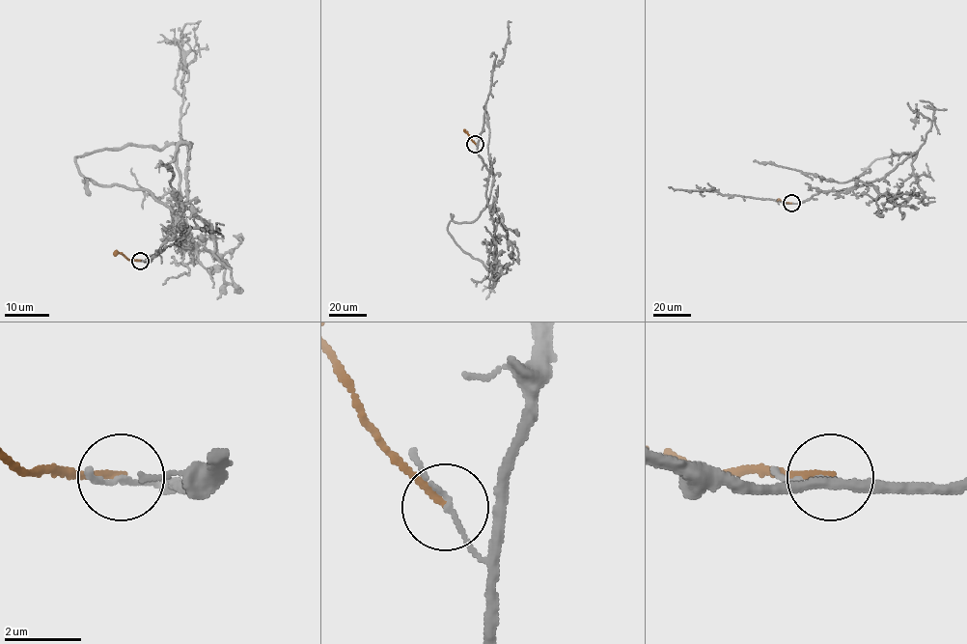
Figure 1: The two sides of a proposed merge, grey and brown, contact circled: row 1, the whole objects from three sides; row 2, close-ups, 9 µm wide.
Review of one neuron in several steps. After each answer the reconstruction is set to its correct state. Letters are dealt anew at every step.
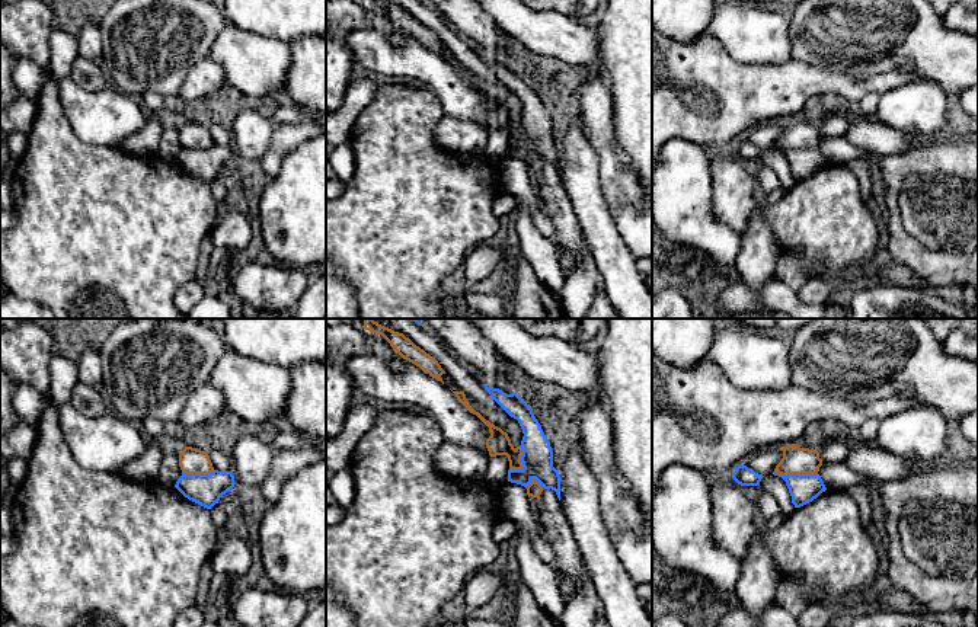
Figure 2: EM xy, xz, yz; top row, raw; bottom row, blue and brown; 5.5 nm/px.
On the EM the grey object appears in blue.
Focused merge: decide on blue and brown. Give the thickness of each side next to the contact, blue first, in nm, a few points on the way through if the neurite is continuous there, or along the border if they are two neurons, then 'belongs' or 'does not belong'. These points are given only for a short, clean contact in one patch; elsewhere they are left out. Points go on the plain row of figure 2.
160 nm thick on the blue side, 150 nm on the other; border along yz (774, 144), (782, 149), (817, 147); does not belong

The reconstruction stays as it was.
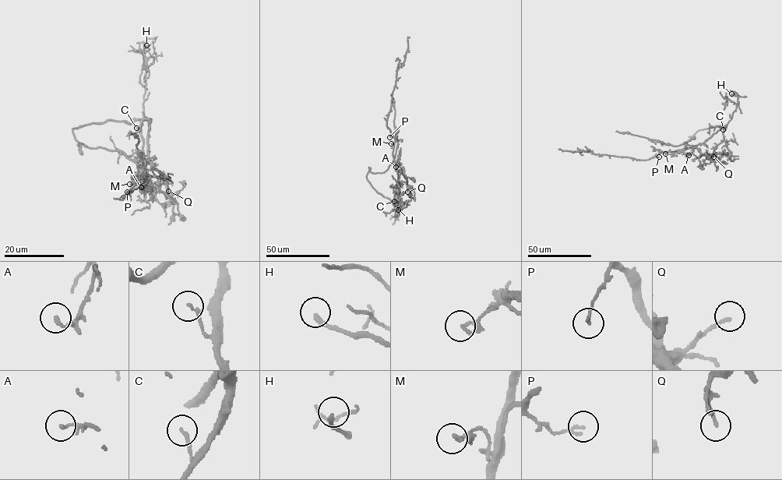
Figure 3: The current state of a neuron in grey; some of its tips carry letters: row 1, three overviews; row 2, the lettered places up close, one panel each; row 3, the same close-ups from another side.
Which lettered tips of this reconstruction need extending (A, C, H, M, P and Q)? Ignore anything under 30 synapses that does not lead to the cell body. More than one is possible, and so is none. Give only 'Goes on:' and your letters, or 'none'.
Goes on: none

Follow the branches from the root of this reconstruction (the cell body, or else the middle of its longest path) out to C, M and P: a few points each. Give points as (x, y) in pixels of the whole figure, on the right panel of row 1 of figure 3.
C: (712, 135), (726, 126), (723, 131), (723, 129)
M: (712, 135), (701, 143), (665, 153)
P: (712, 135), (701, 143), (655, 155), (659, 157)

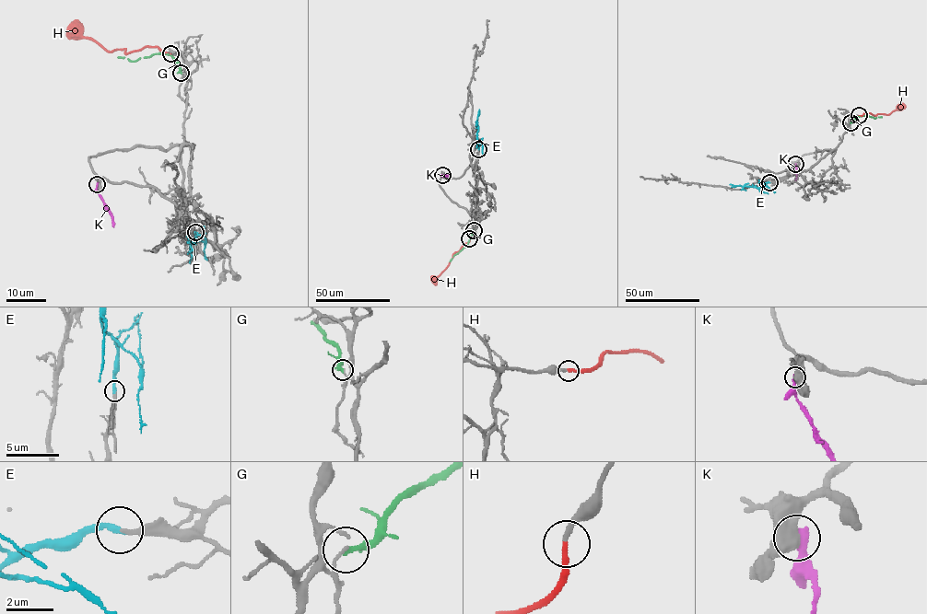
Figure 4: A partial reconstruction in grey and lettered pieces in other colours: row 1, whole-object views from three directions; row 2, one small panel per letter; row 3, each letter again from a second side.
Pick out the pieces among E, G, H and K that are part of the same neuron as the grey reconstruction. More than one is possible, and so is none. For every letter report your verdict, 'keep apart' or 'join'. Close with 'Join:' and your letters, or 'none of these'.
E: join
G: keep apart
H: join
K: keep apart
Join: E, H

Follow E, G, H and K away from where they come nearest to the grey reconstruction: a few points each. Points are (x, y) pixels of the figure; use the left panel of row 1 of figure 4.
E: (195, 232), (190, 247), (194, 243), (188, 242), (196, 241), (196, 238)
G: (181, 72), (181, 65), (167, 53), (154, 53), (133, 62), (118, 56)
H: (170, 53), (157, 46), (144, 46), (126, 53), (125, 50), (107, 52), (96, 41), (82, 35), (76, 26)
K: (97, 184), (99, 196), (111, 215), (113, 227)

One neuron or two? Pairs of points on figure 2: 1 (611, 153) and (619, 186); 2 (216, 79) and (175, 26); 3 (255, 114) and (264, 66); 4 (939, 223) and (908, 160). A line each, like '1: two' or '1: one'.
1: one
2: two
3: two
4: two

